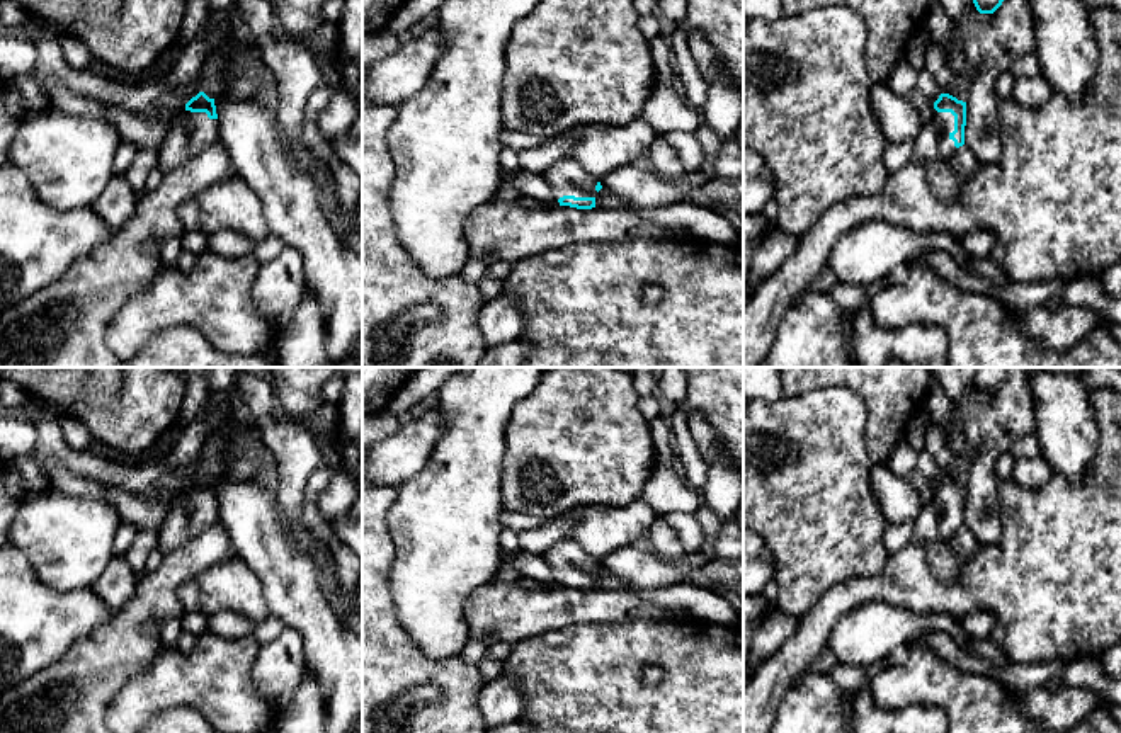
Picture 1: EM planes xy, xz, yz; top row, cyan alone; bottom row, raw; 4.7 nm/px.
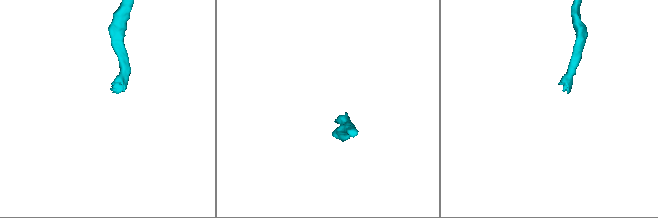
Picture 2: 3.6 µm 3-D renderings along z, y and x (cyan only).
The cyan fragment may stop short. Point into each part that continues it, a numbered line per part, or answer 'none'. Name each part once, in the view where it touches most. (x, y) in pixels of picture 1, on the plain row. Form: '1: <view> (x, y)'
1: yz (1053, 579)

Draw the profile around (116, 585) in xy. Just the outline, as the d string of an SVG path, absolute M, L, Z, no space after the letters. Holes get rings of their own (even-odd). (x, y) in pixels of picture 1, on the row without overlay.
M114 556L90 588L107 607L112 611L121 611L134 595L136 585L136 577L128 566L126 558Z

